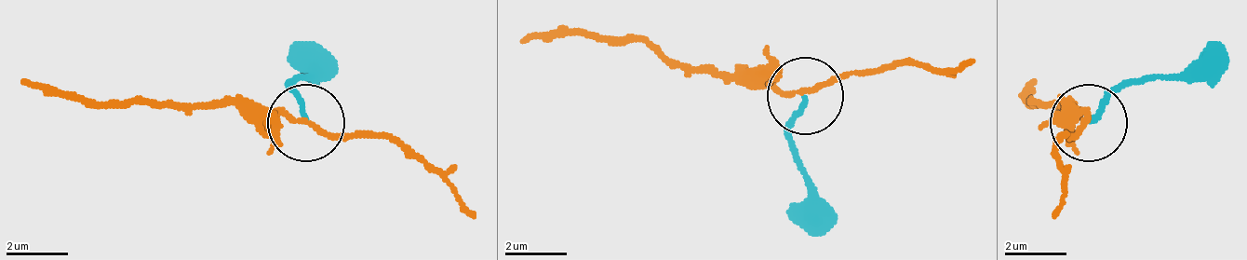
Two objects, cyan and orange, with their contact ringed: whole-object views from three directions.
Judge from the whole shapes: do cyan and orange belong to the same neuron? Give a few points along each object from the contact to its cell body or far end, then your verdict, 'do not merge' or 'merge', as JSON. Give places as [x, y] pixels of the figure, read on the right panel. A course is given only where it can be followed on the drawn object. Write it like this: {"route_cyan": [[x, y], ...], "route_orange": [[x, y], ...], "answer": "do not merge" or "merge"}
{"route_cyan": [[1091, 124], [1129, 86], [1206, 78], [1229, 55]], "route_orange": [[1091, 124], [1067, 101], [1029, 101], [1037, 78]], "answer": "do not merge"}

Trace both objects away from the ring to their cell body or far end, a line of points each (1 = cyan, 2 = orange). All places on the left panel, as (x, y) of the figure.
1: (308, 124), (292, 86), (308, 78), (323, 55)
2: (300, 124), (246, 116), (231, 101), (92, 101), (22, 78)

